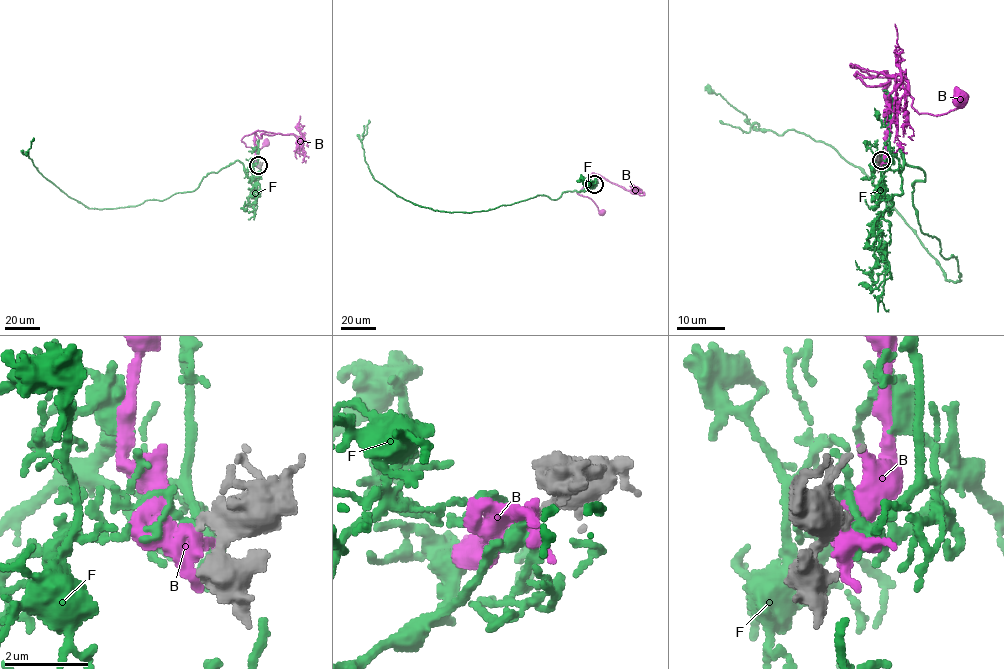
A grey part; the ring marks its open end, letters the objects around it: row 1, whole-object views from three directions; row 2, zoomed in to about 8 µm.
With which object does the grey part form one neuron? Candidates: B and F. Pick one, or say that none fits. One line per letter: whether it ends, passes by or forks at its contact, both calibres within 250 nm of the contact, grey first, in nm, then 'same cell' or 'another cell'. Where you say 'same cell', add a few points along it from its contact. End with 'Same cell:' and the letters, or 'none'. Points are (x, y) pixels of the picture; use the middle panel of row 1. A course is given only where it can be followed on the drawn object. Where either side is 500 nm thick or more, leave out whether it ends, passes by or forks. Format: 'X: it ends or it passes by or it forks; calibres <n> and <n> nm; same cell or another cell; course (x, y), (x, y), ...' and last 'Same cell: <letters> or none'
B: it forks; calibres 240 and 360 nm; another cell
F: it forks; calibres 240 and 260 nm; same cell; course (594, 184), (556, 199), (537, 195), (486, 211), (449, 212), (414, 204), (372, 175), (361, 140), (369, 120)
Same cell: F

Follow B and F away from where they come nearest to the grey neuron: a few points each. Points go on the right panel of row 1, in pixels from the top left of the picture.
B: (882, 161), (889, 77), (866, 85), (857, 75), (877, 72), (851, 65), (898, 78), (920, 113), (960, 102)
F: (882, 161), (898, 171), (901, 147), (925, 173), (913, 205), (960, 280), (858, 167), (761, 130), (705, 87)

